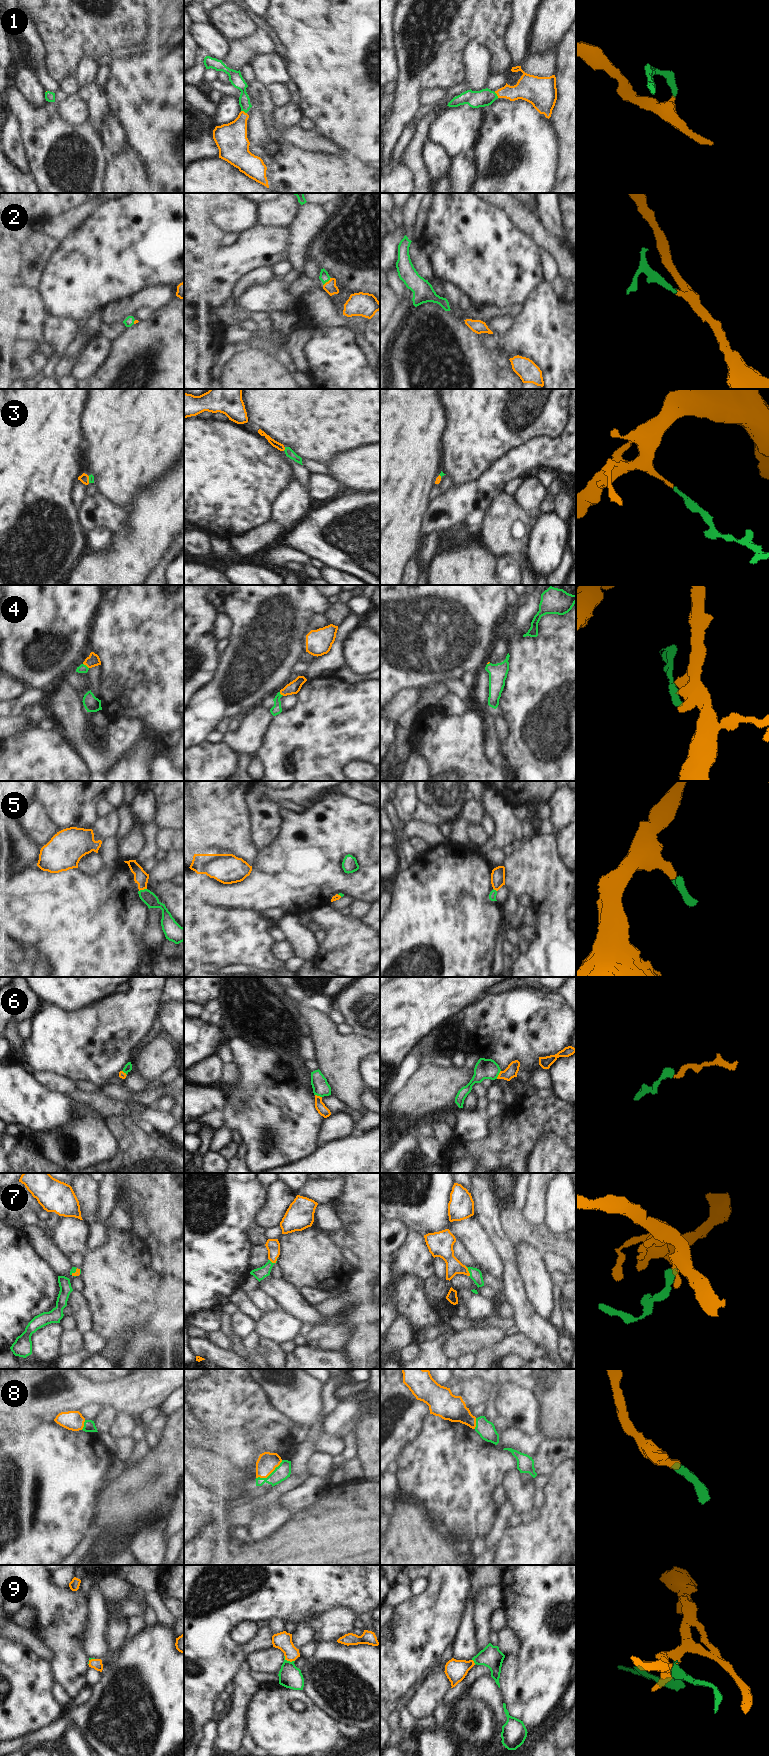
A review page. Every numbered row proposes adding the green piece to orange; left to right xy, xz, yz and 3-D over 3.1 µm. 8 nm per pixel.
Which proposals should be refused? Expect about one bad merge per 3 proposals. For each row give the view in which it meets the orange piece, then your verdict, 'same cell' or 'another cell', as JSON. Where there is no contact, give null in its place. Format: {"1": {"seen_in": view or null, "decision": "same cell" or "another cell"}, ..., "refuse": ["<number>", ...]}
{"1": {"seen_in": "xz", "decision": "same cell"}, "2": {"seen_in": "xz", "decision": "same cell"}, "3": {"seen_in": "xz", "decision": "same cell"}, "4": {"seen_in": "xy", "decision": "same cell"}, "5": {"seen_in": "xy", "decision": "same cell"}, "6": {"seen_in": "yz", "decision": "same cell"}, "7": {"seen_in": "yz", "decision": "same cell"}, "8": {"seen_in": "xz", "decision": "same cell"}, "9": {"seen_in": "xz", "decision": "same cell"}, "refuse": []}

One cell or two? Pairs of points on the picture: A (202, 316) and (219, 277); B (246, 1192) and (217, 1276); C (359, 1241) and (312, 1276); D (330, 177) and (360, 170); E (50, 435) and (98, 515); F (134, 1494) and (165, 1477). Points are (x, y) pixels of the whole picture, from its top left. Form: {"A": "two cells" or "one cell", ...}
{"A": "two cells", "B": "one cell", "C": "two cells", "D": "one cell", "E": "two cells", "F": "one cell"}

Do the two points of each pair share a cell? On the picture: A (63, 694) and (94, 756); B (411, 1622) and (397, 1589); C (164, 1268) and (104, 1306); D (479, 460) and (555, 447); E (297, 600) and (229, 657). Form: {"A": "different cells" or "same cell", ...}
{"A": "same cell", "B": "different cells", "C": "different cells", "D": "different cells", "E": "same cell"}

